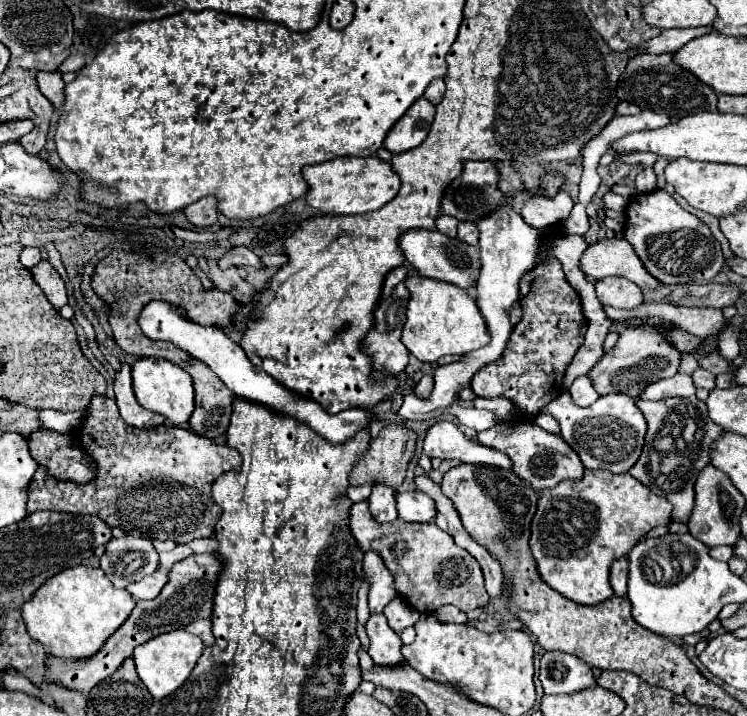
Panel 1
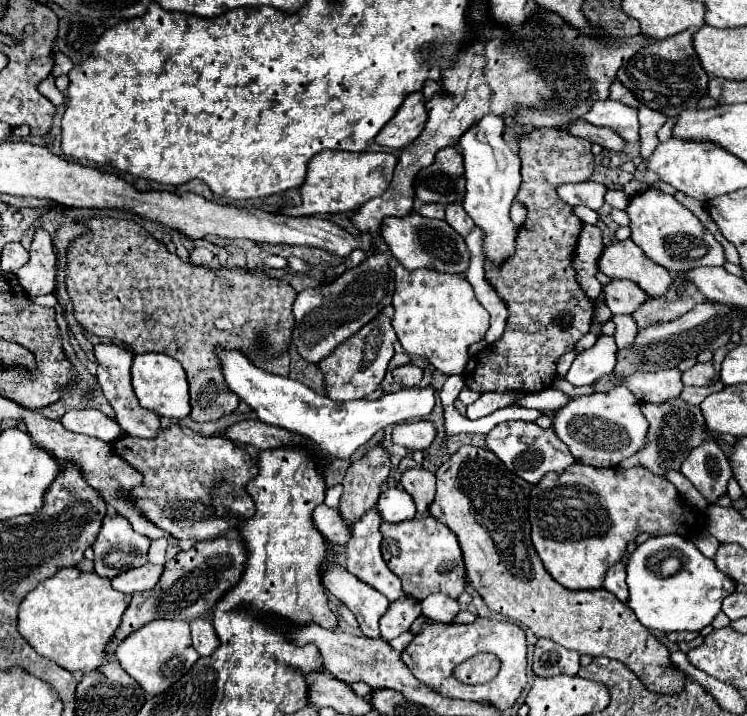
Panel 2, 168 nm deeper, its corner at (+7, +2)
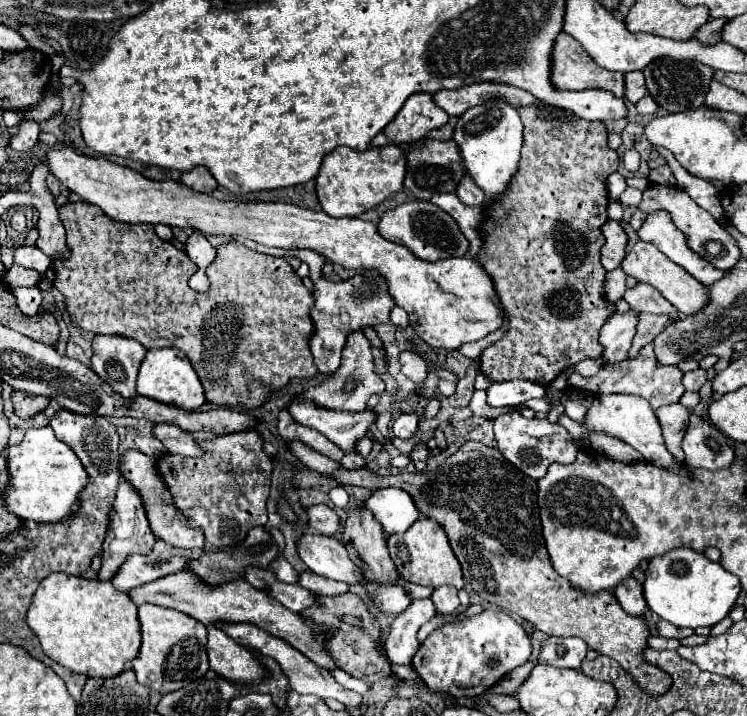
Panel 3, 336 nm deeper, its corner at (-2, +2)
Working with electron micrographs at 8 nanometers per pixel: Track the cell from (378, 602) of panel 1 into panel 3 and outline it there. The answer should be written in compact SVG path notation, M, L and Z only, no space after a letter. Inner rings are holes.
M397 577L395 579L395 583L397 585L401 585L407 593L409 593L409 597L411 599L423 599L423 597L431 597L431 593L433 593L433 589L427 589L427 587L421 587L421 585L415 585L415 583L409 583L409 581L405 581L403 577Z

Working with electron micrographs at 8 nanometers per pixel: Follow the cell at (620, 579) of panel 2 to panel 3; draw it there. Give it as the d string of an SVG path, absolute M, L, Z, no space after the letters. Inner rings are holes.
M627 577L625 581L621 581L615 589L615 597L621 603L621 607L631 613L631 615L639 615L643 617L647 611L647 603L643 601L643 591L641 591L641 583L633 577Z

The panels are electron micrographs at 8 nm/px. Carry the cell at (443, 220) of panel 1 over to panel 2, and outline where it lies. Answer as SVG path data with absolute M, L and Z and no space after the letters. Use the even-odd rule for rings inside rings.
M430 203L430 205L420 205L418 209L422 215L428 215L428 217L434 217L434 219L444 219L444 207L438 205L438 203Z

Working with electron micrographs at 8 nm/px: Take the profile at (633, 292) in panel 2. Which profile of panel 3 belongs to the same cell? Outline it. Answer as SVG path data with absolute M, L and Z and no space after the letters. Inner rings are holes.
M637 283L633 289L627 289L623 299L629 303L631 309L639 309L641 313L671 315L675 317L675 321L679 319L679 311L669 301L665 301L661 293L649 283Z

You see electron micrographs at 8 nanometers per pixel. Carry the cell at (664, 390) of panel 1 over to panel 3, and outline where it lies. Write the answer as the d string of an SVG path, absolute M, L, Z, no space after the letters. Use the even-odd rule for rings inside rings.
M645 345L639 355L634 359L623 361L623 365L603 365L601 371L595 377L585 377L583 385L579 385L581 389L593 393L593 395L607 395L607 393L633 393L633 395L641 395L649 401L649 405L653 409L659 409L663 405L671 405L677 403L681 399L681 395L685 393L685 387L681 383L683 373L681 369L675 365L665 367L661 363L657 363L655 353L653 353L653 345Z

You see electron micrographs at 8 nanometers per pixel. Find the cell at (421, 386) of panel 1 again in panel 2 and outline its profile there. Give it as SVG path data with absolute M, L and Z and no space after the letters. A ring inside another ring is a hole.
M408 363L408 365L396 367L396 369L392 371L392 375L394 375L394 381L396 381L396 383L400 383L400 385L404 385L404 387L414 387L414 385L418 385L420 379L422 379L422 369L420 369L418 365L414 365L414 363Z

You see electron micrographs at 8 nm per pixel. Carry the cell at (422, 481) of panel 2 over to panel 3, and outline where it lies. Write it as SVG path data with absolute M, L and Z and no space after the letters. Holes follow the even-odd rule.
M418 443L412 451L411 459L413 459L413 465L415 465L417 473L423 473L423 471L425 471L425 467L427 467L427 445L425 443Z

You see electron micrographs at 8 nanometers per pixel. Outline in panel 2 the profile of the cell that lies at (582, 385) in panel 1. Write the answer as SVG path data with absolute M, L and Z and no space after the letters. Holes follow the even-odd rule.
M600 335L590 349L582 351L574 359L570 371L566 373L566 381L580 387L580 385L590 385L602 375L612 373L616 365L616 353L618 347L614 343L614 335Z

